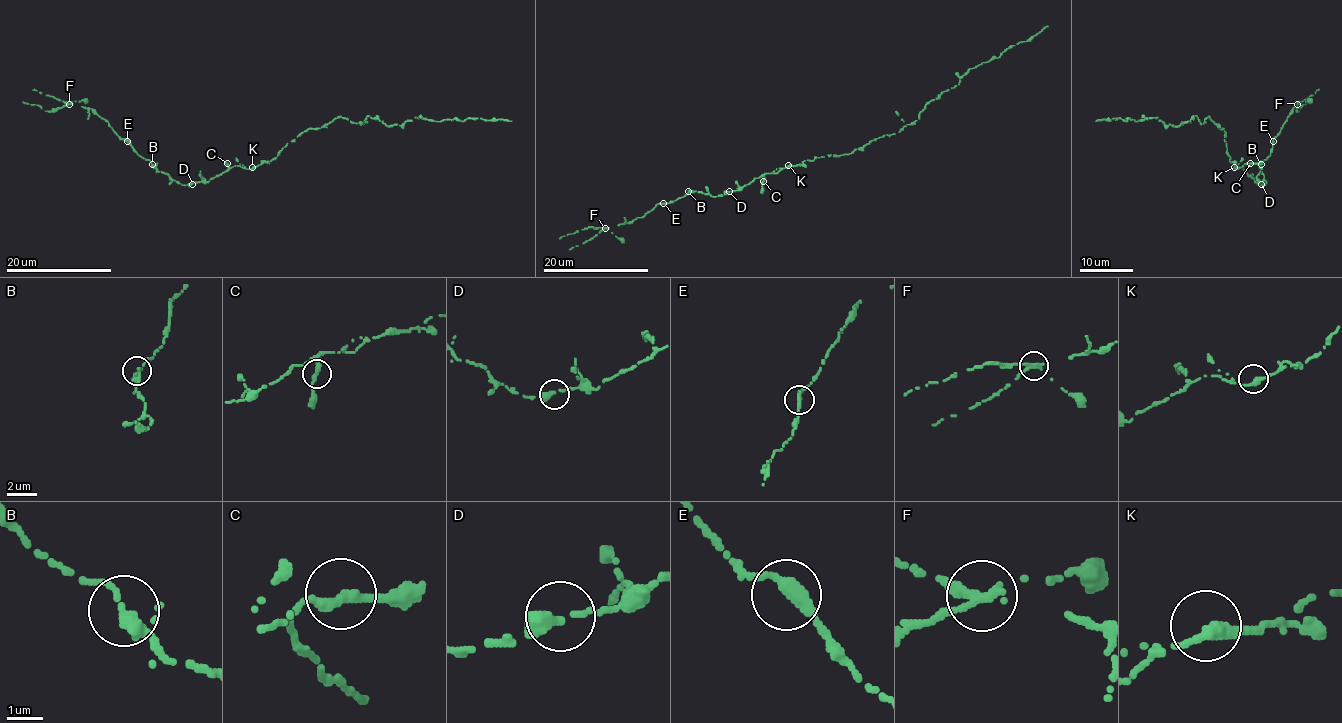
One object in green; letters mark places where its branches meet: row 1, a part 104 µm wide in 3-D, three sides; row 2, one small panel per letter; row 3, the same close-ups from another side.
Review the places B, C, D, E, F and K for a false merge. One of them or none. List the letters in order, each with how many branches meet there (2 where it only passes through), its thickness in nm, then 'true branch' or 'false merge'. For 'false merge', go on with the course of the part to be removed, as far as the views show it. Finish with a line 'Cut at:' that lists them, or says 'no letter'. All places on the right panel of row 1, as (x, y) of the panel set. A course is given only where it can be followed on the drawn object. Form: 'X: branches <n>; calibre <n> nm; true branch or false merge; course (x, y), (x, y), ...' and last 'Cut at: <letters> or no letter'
B: branches 2; calibre 320 nm; true branch
C: branches 2; calibre 280 nm; true branch
D: branches 2; calibre 320 nm; true branch
E: branches 2; calibre 320 nm; true branch
F: branches 2; calibre 300 nm; false merge; course (1298, 103), (1319, 90)
K: branches 2; calibre 300 nm; true branch
Cut at: F

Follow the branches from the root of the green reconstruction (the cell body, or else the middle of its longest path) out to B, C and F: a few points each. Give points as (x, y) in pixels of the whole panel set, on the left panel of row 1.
B: (277, 156), (249, 169), (235, 165), (208, 181), (186, 185), (178, 184), (152, 164)
C: (277, 156), (249, 169), (240, 165), (231, 168), (227, 163)
F: (277, 156), (249, 169), (235, 165), (208, 181), (178, 184), (142, 159), (91, 108), (69, 103)

